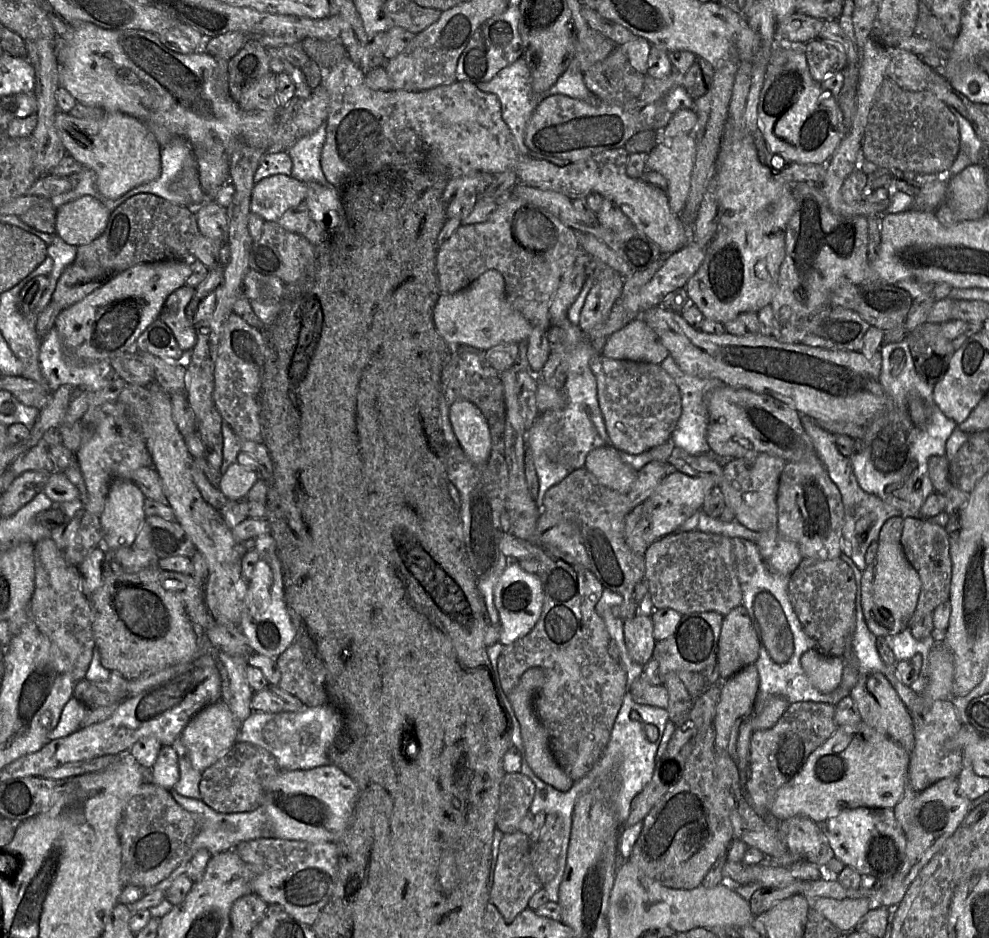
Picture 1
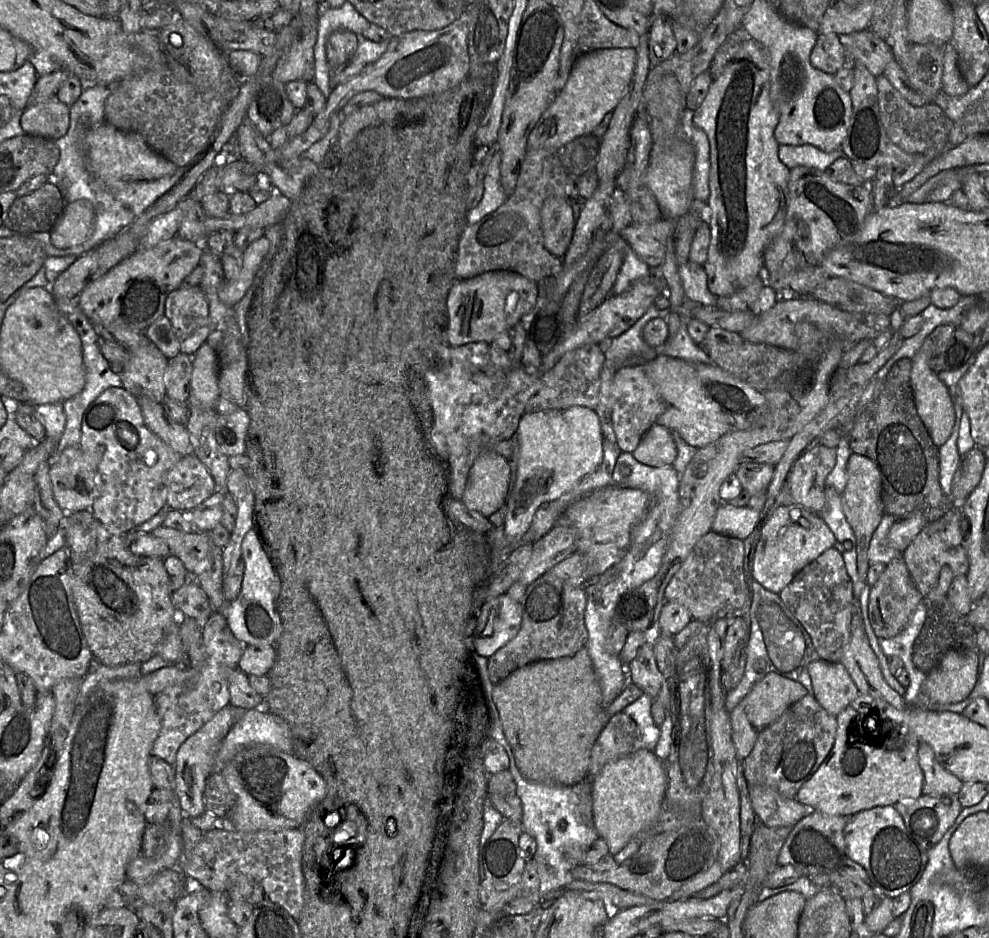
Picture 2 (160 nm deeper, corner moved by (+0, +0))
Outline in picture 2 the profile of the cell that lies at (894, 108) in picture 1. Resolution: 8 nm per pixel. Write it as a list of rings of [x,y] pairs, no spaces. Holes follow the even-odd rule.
[[[875,76],[878,90],[880,119],[888,137],[909,154],[918,154],[929,149],[941,149],[941,153],[949,147],[949,135],[954,121],[945,112],[930,102],[924,106],[914,106],[894,88],[884,76]]]

